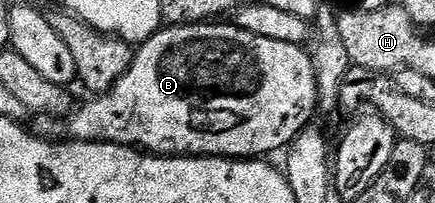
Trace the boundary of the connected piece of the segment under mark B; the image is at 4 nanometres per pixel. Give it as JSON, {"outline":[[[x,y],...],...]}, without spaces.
{"outline":[[[192,24],[190,26],[172,26],[160,28],[149,40],[145,40],[134,51],[134,58],[128,70],[105,92],[92,97],[83,107],[72,109],[66,115],[68,139],[77,142],[108,142],[117,146],[138,148],[152,156],[210,156],[212,158],[237,158],[240,160],[259,160],[271,156],[274,150],[282,151],[306,128],[317,114],[318,90],[317,78],[311,63],[311,55],[303,46],[285,44],[281,40],[265,40],[265,36],[253,36],[240,30],[234,24]]]}

